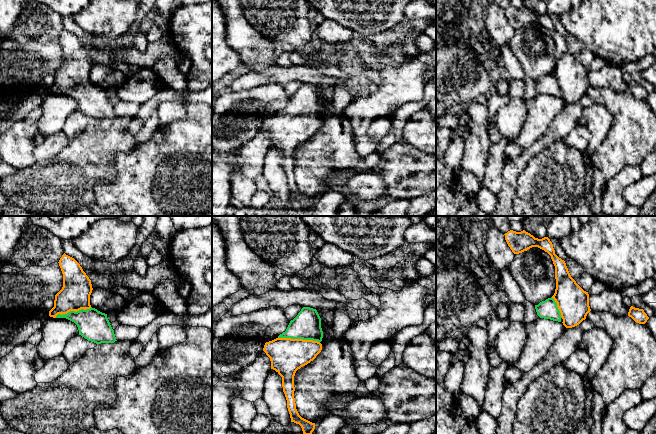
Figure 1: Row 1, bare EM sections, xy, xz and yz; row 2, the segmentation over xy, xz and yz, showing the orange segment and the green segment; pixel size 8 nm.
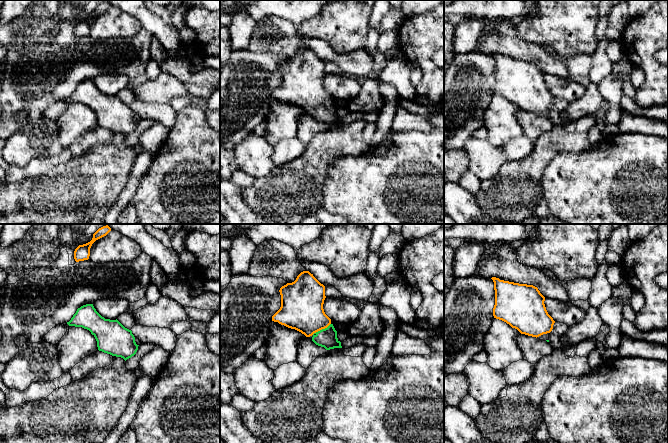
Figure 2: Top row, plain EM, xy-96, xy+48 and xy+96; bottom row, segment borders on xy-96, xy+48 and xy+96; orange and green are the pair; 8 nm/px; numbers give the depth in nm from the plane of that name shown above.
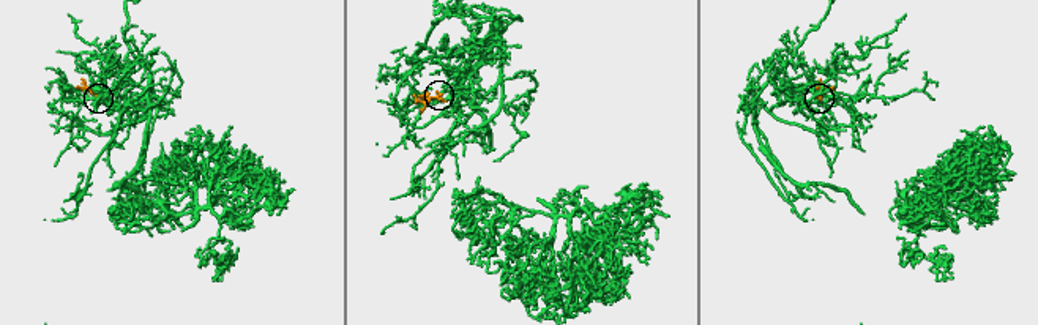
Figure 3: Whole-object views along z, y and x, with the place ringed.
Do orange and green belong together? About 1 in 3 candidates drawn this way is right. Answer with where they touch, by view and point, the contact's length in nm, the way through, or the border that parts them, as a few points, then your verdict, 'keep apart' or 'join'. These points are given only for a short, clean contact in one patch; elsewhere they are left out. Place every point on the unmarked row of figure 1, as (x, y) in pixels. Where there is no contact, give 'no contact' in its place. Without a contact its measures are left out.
xz (299, 115) | 340 nm | across xz (287, 131), (299, 115), (303, 111), (306, 101) | join

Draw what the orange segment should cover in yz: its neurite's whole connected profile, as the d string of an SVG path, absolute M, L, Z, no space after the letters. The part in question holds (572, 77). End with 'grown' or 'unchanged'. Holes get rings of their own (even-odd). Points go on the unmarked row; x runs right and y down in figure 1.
M525 6L508 7L505 16L514 30L519 30L532 23L547 28L555 42L556 65L551 74L535 81L540 94L562 98L566 104L579 101L591 87L589 70L571 53L566 39L555 30L553 20L548 13L535 14Z; grown

